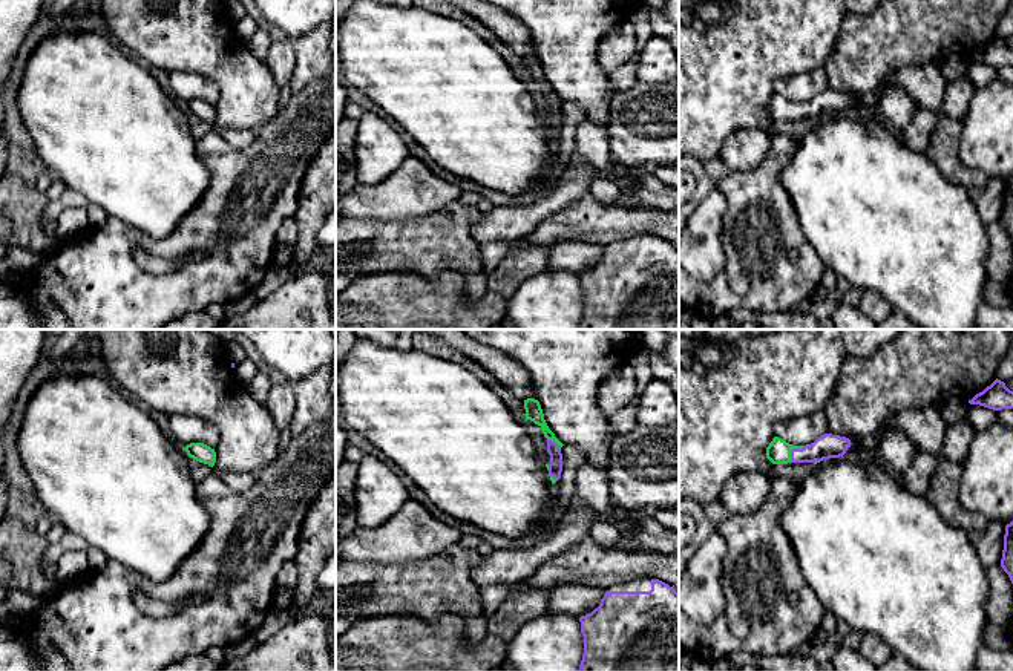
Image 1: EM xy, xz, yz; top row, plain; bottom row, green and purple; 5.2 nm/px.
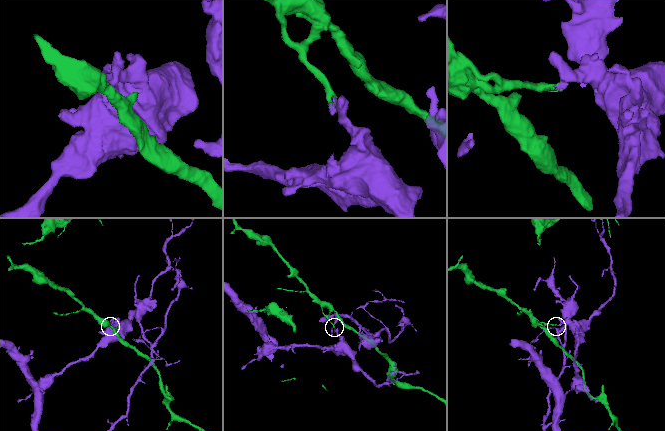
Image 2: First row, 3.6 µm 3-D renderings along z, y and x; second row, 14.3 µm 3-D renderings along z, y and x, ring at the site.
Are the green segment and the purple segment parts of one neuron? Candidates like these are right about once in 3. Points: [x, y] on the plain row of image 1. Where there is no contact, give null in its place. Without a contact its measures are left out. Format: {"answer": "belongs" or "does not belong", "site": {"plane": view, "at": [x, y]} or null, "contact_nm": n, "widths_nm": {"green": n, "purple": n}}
{"answer": "does not belong", "site": {"plane": "yz", "at": [794, 104]}, "contact_nm": 140, "widths_nm": {"green": 130, "purple": 130}}

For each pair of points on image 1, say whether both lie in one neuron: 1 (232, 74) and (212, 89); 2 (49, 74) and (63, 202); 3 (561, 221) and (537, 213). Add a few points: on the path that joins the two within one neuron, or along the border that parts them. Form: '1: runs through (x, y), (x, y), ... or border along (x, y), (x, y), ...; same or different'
1: border along (183, 71), (195, 71), (218, 88), (215, 106); different
2: border along (66, 186), (78, 190), (89, 201); different
3: border along (578, 198), (546, 216), (523, 238); different

